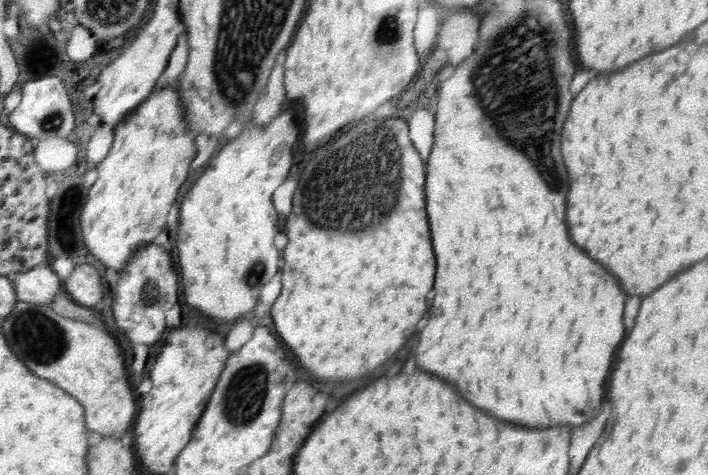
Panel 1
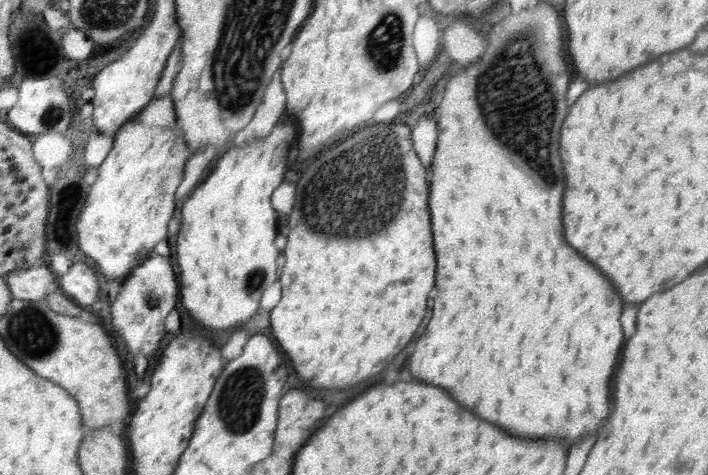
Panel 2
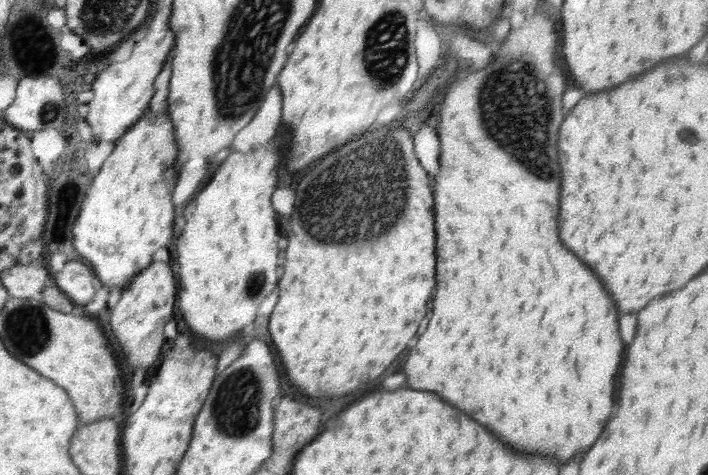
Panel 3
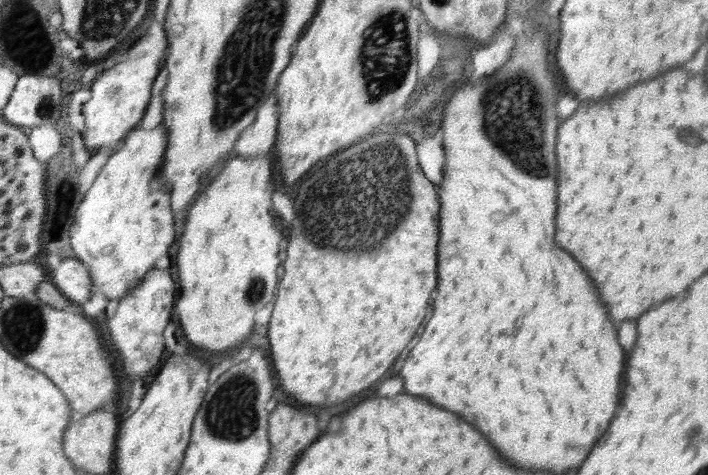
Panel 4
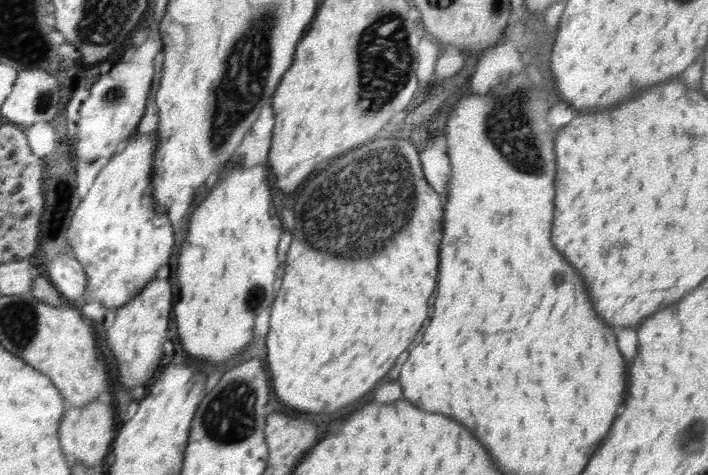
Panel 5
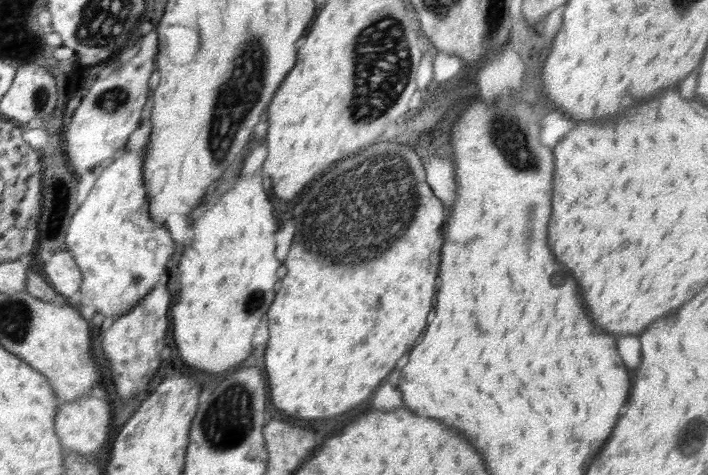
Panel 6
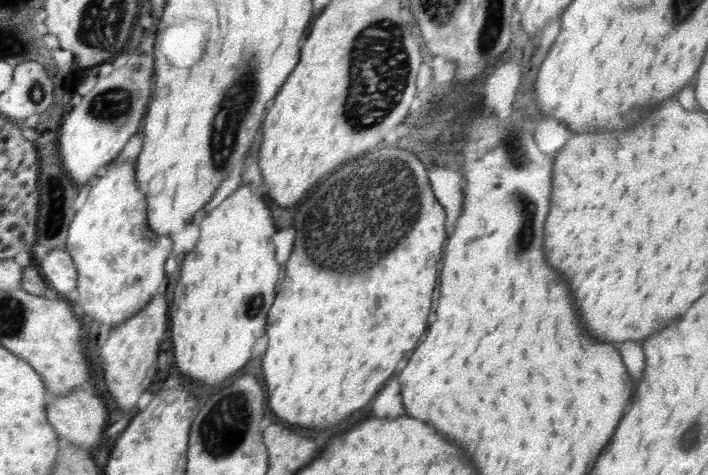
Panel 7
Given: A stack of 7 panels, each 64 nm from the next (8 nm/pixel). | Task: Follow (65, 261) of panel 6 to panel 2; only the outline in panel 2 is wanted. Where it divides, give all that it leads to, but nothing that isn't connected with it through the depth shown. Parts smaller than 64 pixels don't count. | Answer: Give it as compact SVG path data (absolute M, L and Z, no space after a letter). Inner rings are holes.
M77 263L62 276L58 276L59 290L78 305L87 307L98 301L100 284L98 274L90 265Z

